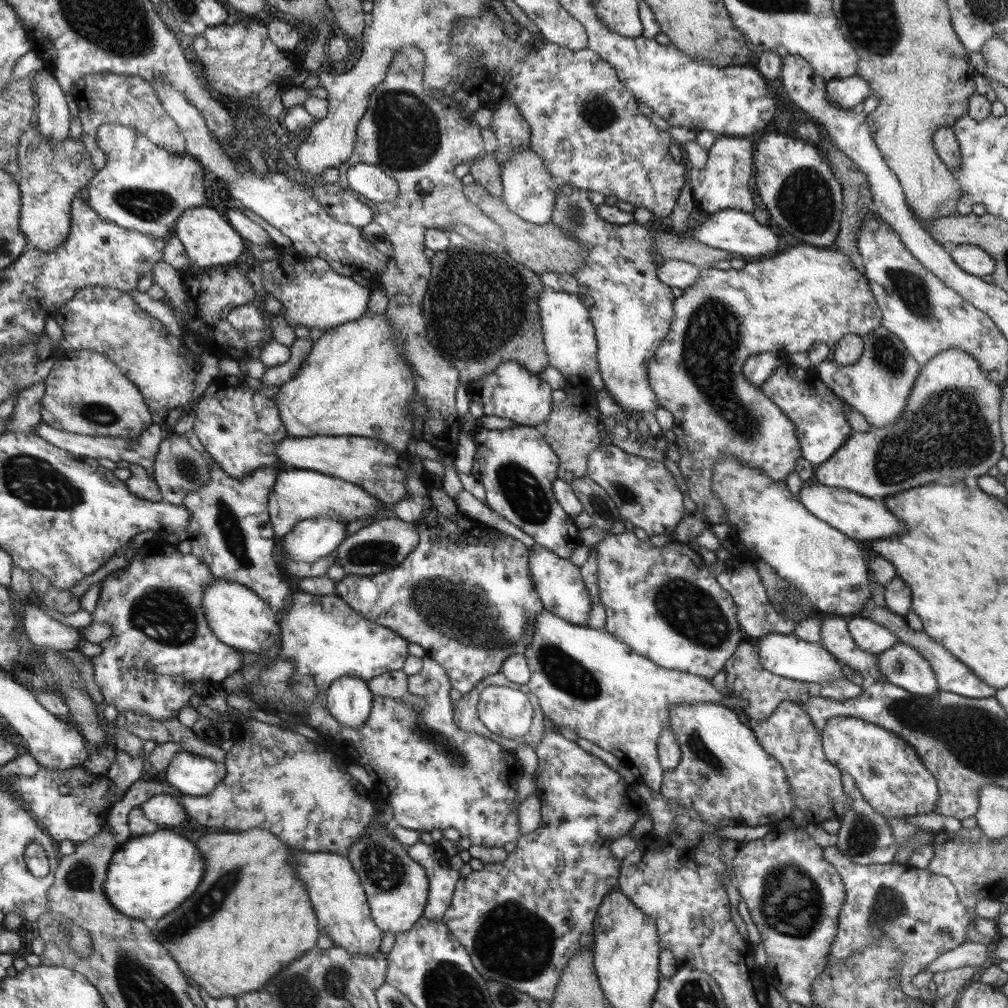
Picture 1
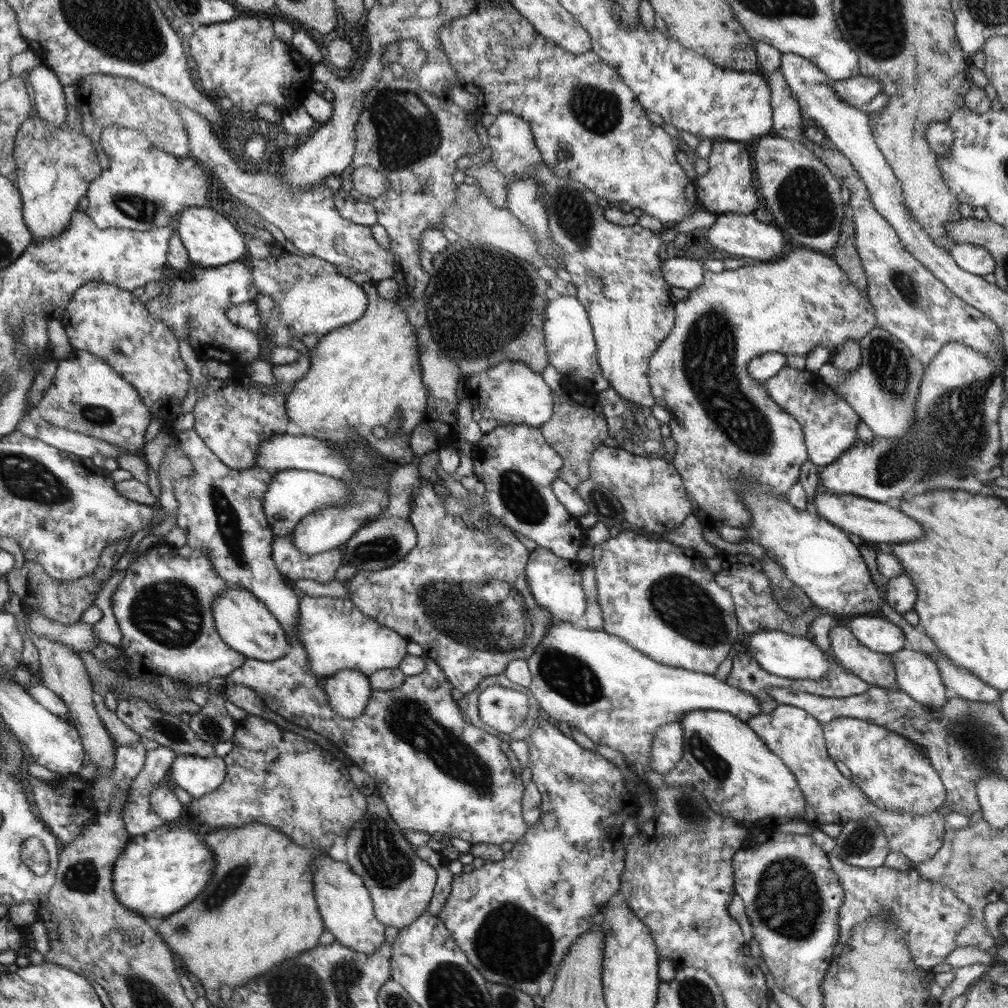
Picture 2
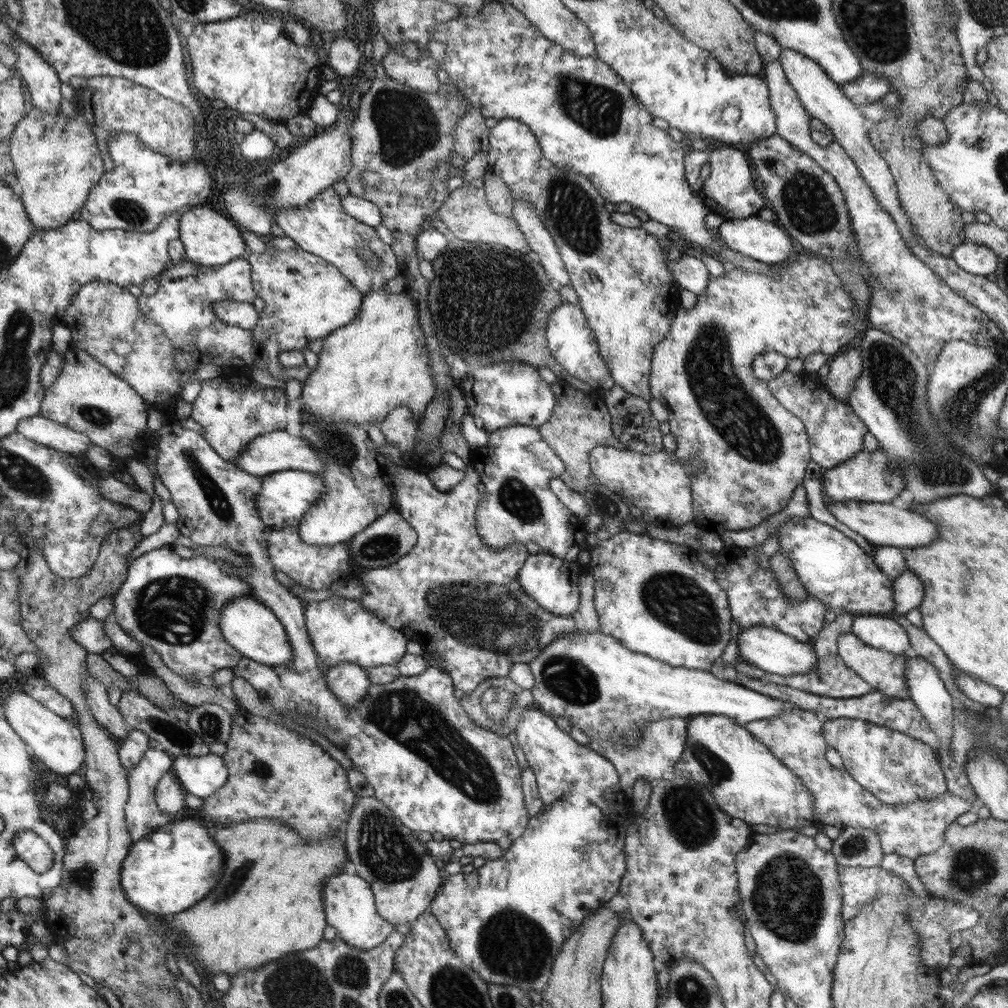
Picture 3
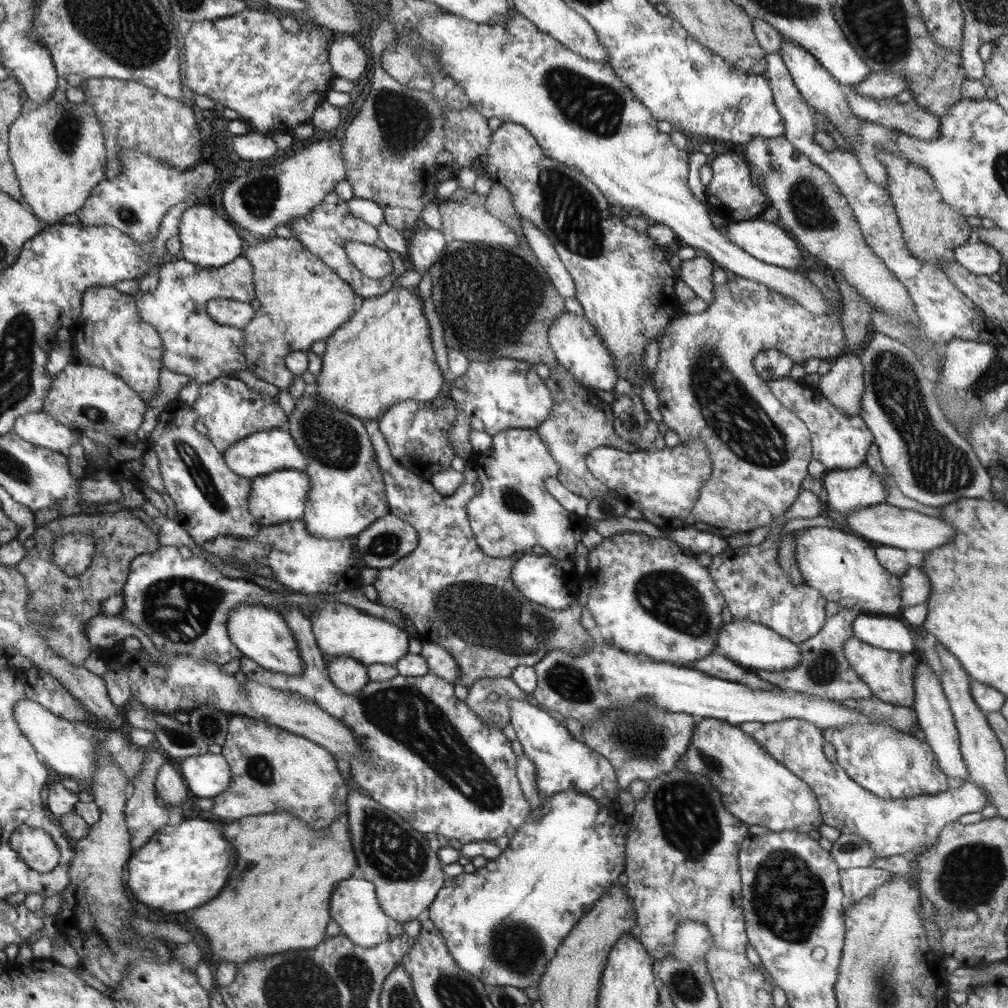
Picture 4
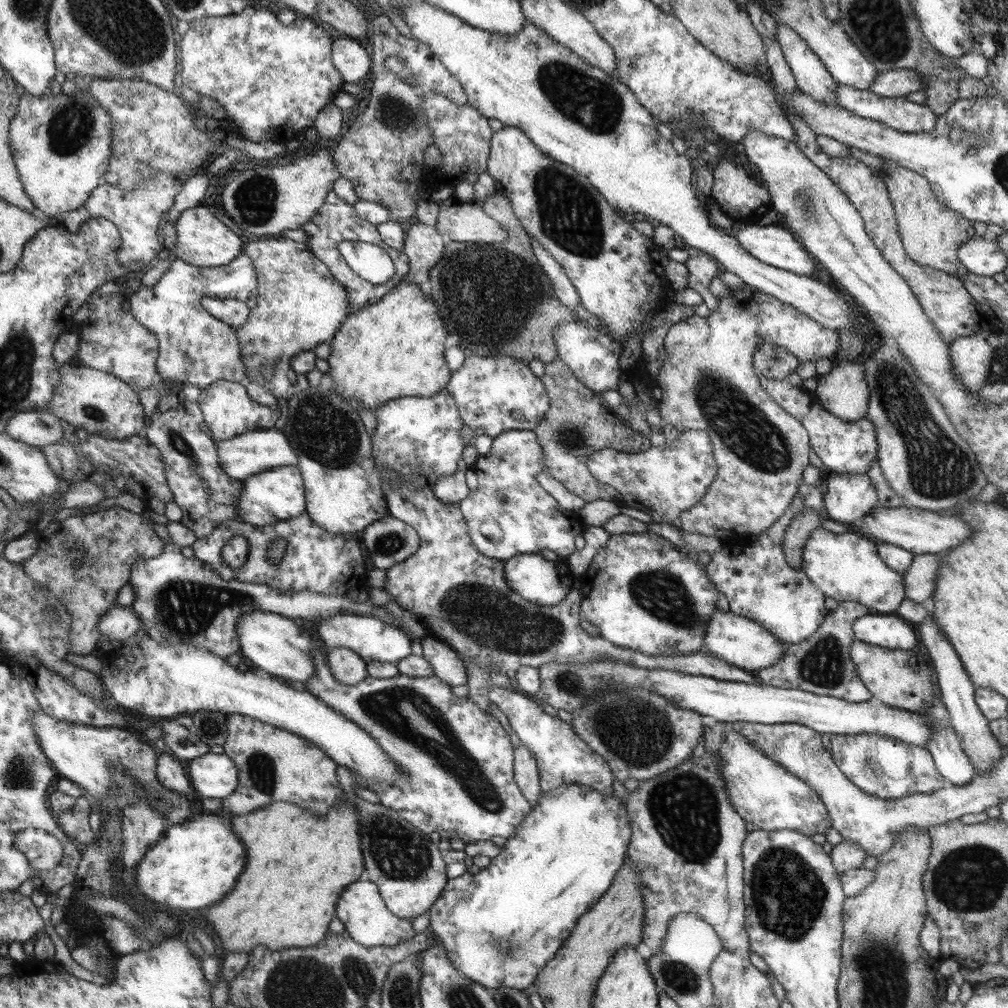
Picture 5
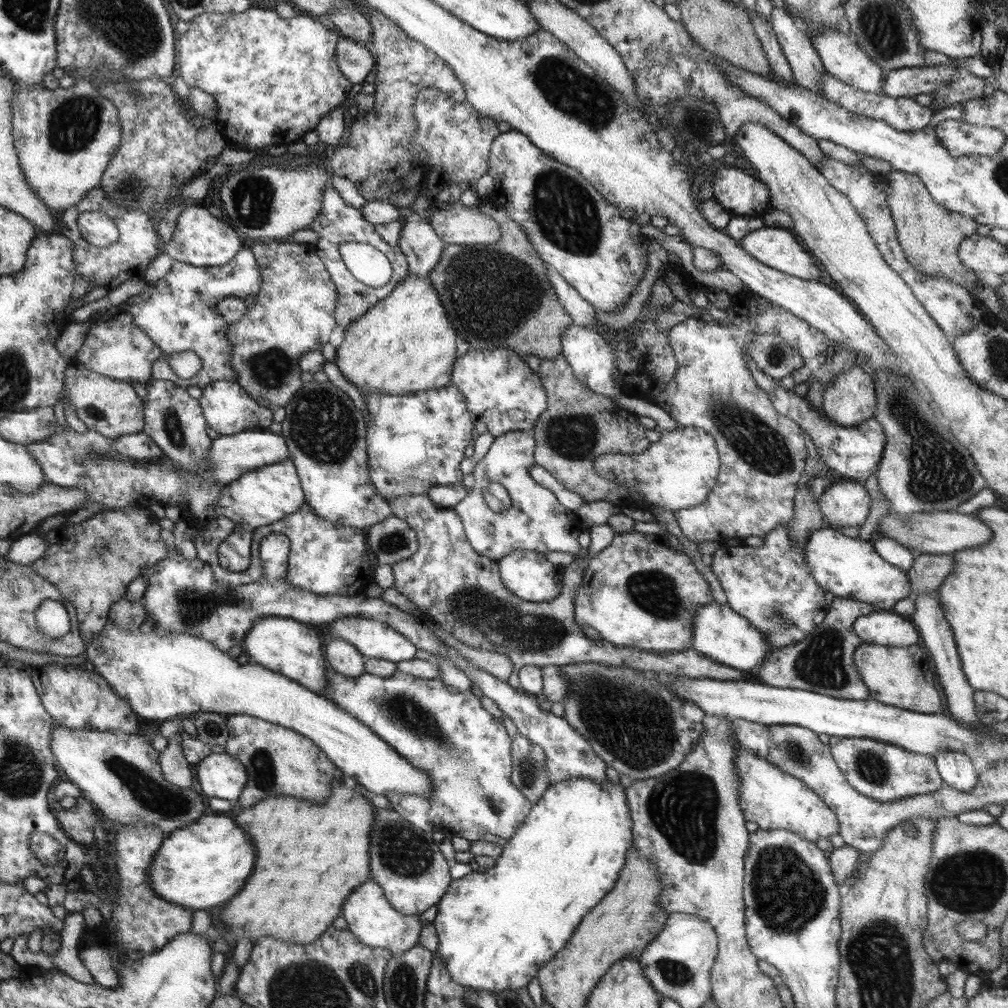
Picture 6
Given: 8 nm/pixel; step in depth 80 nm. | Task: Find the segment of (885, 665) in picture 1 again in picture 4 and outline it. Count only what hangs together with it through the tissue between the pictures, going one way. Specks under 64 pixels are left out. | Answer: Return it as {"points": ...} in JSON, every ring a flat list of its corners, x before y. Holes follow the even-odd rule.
{"points":[[928,663,916,665,914,673,914,690,915,697,911,706,915,712,915,718,919,728,925,734,925,740,935,754,938,766,947,774,948,778,968,780,969,774,965,762,959,749,959,732,955,725,953,712,949,700,944,694,941,680,932,671]]}

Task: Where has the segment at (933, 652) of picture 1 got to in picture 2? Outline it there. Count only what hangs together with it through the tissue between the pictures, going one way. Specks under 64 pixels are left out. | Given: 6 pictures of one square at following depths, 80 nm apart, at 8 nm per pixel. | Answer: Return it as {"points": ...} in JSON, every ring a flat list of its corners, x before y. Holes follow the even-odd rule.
{"points":[[944,654,936,656,933,661,941,672,941,679,947,690,956,696,976,702,994,702,1000,698,1001,692,982,682,974,673,952,662]]}

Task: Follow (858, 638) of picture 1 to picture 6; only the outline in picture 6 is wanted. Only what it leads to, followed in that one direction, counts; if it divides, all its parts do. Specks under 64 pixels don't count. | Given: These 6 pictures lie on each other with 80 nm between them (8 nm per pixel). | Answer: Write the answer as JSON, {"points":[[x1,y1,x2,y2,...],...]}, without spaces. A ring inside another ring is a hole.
{"points":[[878,611,859,616,853,622,853,631,866,644,903,647,921,644,921,638,910,618,891,611]]}

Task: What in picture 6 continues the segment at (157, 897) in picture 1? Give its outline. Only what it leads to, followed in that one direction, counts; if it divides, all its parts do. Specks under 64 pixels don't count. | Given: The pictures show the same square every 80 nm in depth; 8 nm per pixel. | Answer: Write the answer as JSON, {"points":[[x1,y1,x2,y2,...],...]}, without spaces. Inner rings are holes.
{"points":[[207,814,196,822,189,824,190,828,169,832,150,868,150,882,158,897,194,911,229,902,244,886,254,866,254,846,236,819]]}

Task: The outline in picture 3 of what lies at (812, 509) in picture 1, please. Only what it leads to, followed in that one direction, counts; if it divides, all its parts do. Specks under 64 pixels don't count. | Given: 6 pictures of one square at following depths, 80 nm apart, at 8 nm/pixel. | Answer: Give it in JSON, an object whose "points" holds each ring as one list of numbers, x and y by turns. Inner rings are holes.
{"points":[[827,500,826,509,838,522,846,524,850,530,864,536,873,546,892,546,901,549,916,548,927,545,938,536,937,528,932,522,908,509,902,509,901,506,894,503,883,504,845,500,842,501,842,504,834,504,834,501]]}

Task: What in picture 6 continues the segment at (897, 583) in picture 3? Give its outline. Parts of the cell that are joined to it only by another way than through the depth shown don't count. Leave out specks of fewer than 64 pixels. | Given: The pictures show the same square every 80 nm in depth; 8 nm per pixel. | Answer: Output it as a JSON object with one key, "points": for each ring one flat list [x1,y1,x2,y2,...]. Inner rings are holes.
{"points":[[950,554,916,555,912,568,906,572,911,584,910,596,916,598,920,593,937,590,953,566,954,559]]}

